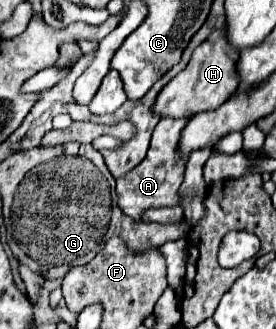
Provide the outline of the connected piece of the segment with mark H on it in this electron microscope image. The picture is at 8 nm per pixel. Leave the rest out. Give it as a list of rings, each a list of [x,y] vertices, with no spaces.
[[[223,28],[215,30],[203,44],[199,44],[199,48],[195,48],[185,70],[179,72],[173,80],[169,80],[169,84],[157,94],[153,112],[169,118],[189,118],[193,114],[219,108],[225,100],[233,96],[237,88],[237,78],[235,78],[237,58],[239,58],[237,52],[233,52],[227,44],[225,30]]]

